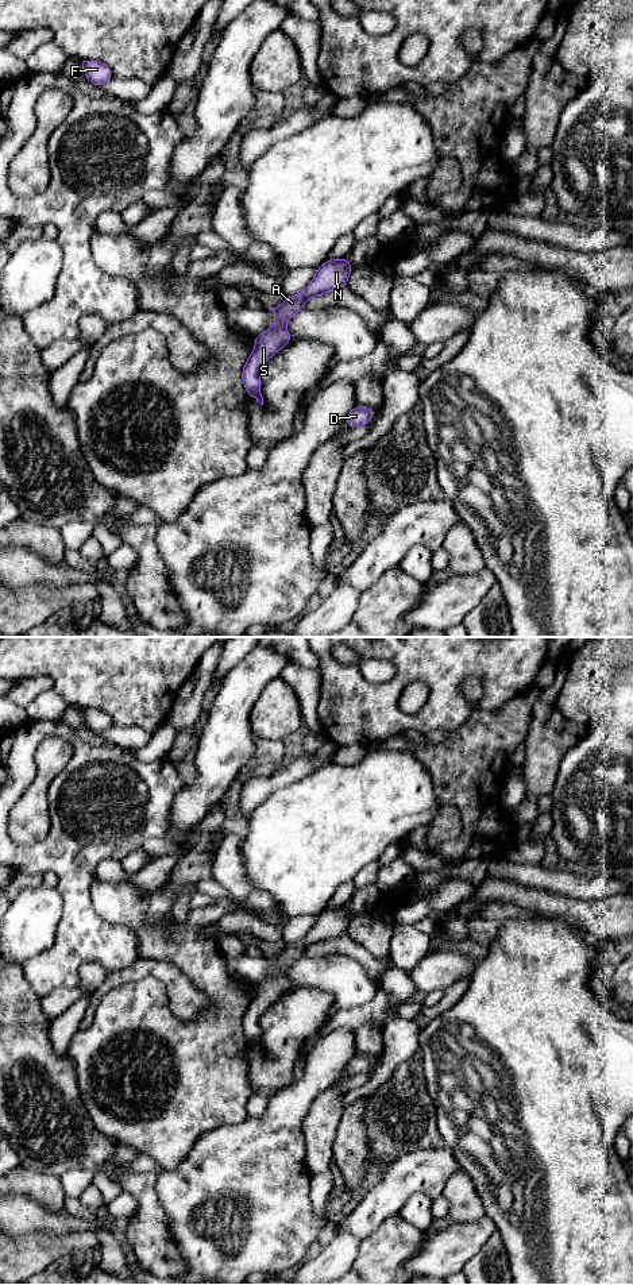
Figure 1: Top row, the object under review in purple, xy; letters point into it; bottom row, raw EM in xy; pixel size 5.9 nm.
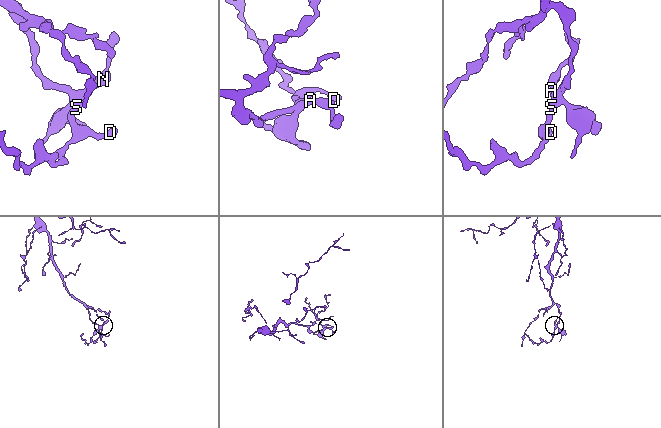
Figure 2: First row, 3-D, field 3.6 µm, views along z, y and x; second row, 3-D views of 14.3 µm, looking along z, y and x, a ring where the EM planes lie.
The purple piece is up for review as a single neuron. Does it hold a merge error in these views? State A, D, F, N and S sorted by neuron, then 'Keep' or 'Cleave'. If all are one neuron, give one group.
Groups: A D F N S. Keep

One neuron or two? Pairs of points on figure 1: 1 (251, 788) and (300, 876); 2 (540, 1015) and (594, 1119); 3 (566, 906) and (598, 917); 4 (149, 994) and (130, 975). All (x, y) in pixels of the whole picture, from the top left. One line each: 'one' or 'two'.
1: two
2: one
3: one
4: two

